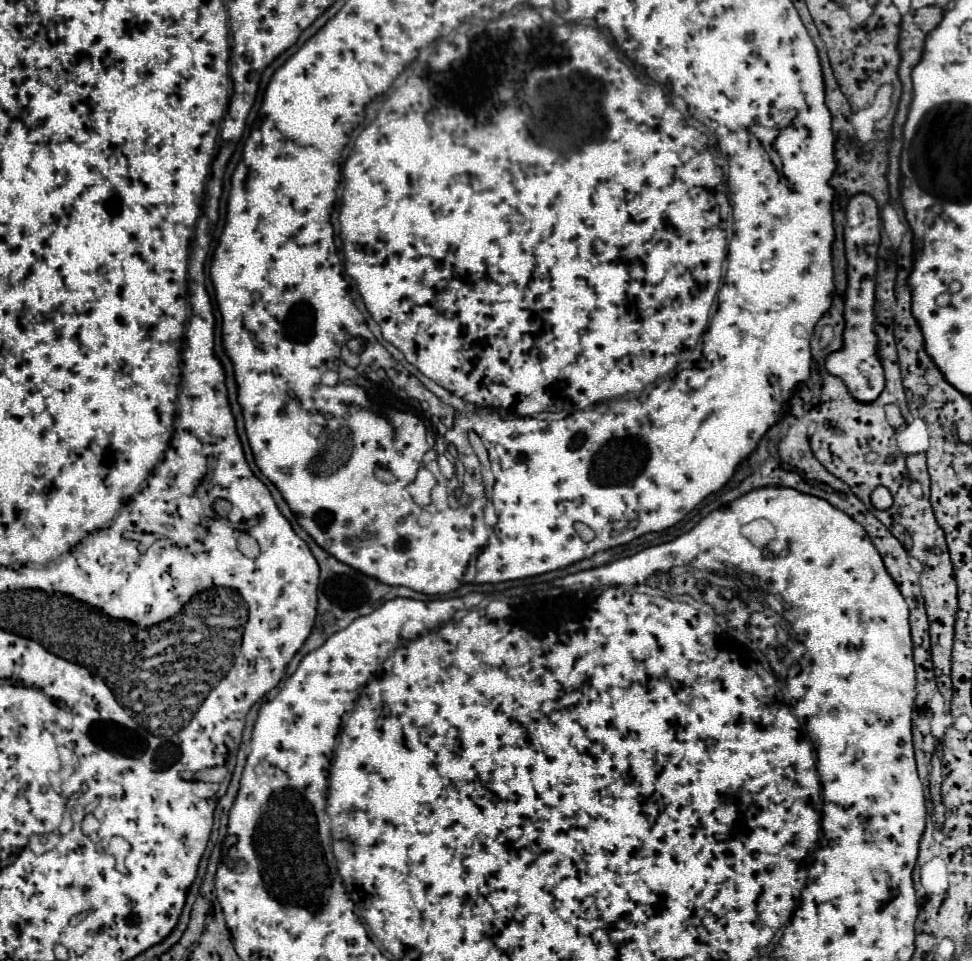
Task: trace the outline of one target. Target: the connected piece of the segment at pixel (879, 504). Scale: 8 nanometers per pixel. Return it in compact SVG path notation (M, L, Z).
M878 486L871 494L871 502L878 510L886 510L892 506L892 494L888 492L888 488Z

